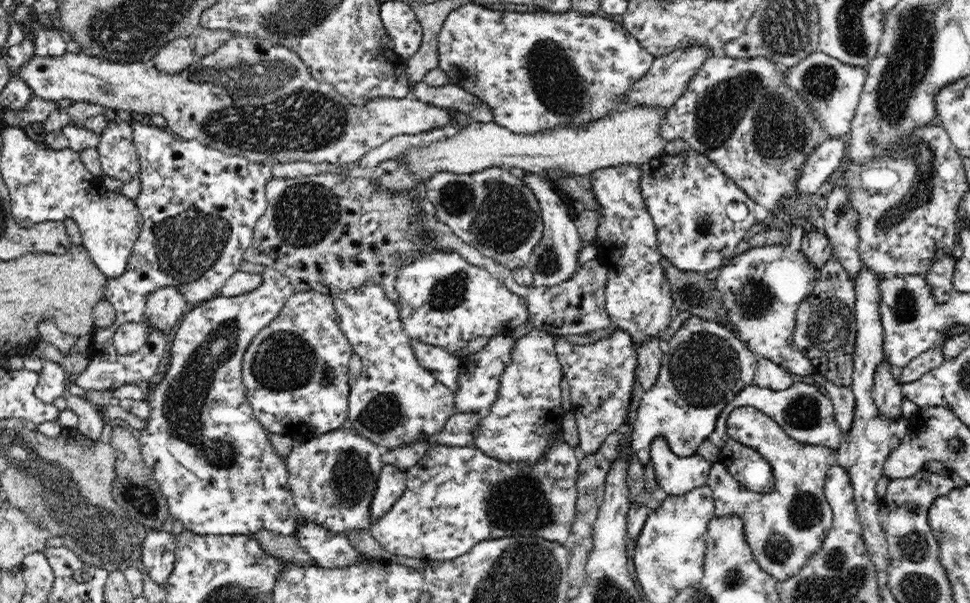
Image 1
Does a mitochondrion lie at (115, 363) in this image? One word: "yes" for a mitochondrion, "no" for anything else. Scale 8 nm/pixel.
no

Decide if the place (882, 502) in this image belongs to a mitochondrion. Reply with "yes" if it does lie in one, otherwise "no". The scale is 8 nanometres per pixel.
no

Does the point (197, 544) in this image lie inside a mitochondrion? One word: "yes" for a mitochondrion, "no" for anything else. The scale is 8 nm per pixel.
no

